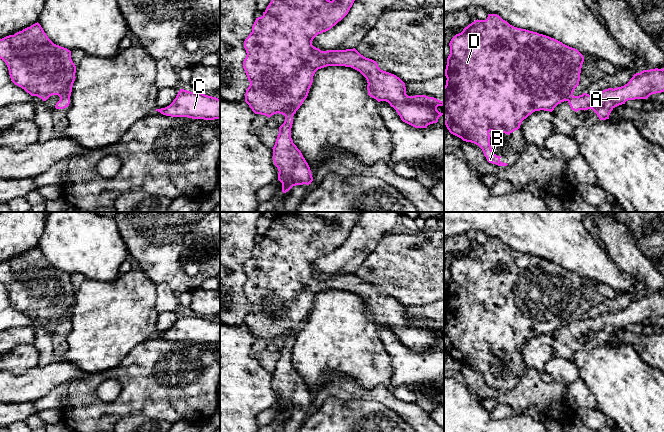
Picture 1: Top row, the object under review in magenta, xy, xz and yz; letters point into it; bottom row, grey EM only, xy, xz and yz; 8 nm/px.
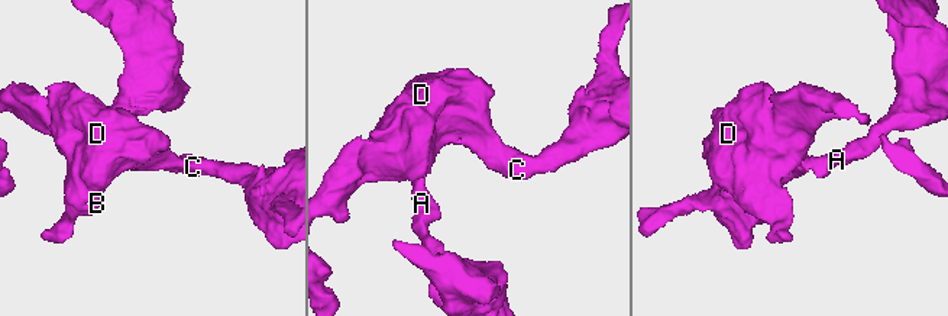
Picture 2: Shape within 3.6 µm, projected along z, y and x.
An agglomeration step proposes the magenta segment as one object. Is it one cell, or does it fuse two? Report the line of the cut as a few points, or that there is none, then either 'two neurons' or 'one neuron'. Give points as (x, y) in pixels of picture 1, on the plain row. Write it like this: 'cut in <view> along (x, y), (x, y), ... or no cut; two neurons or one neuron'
cut in xy along (69, 322), (60, 323); two neurons

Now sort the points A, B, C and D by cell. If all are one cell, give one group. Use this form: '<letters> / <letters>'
A / B C D

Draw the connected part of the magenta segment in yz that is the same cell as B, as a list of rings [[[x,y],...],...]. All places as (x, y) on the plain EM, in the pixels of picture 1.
[[[488,238],[486,244],[475,244],[456,258],[449,270],[450,278],[445,293],[444,347],[451,358],[478,369],[487,385],[498,390],[508,388],[501,386],[501,380],[492,375],[489,356],[510,359],[533,336],[552,336],[558,328],[571,323],[579,309],[584,286],[583,279],[577,273],[549,260],[514,251],[497,238]]]

